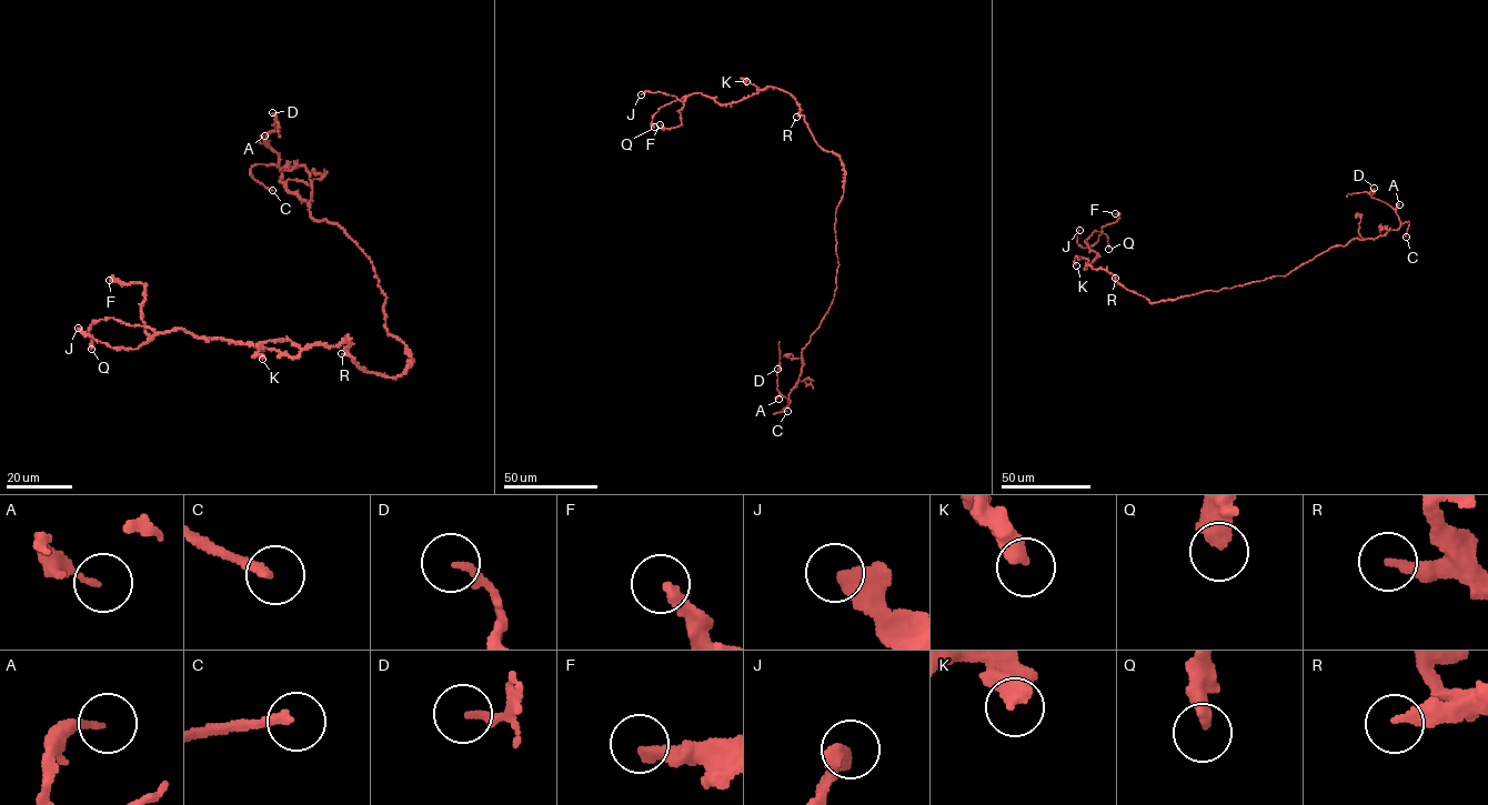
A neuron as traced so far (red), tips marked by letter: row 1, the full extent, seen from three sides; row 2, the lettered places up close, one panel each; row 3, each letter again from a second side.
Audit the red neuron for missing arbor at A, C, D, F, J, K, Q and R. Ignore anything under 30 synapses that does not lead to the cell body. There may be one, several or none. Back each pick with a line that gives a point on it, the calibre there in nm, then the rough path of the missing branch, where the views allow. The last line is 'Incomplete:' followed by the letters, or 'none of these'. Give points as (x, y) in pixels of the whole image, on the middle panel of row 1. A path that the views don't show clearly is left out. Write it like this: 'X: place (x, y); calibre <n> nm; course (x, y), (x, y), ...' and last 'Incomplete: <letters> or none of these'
C: place (787, 411); calibre 240 nm; course (787, 411), (793, 413), (793, 419), (786, 432), (776, 439)
Incomplete: C

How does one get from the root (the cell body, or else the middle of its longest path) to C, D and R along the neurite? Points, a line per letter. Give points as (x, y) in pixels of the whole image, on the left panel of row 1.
C: (403, 343), (388, 333), (362, 250), (314, 220), (279, 168), (254, 165), (272, 190)
D: (403, 343), (388, 333), (371, 261), (280, 180), (265, 141), (272, 112)
R: (403, 343), (411, 364), (401, 374), (392, 378), (368, 372), (353, 362), (352, 356), (341, 353)

